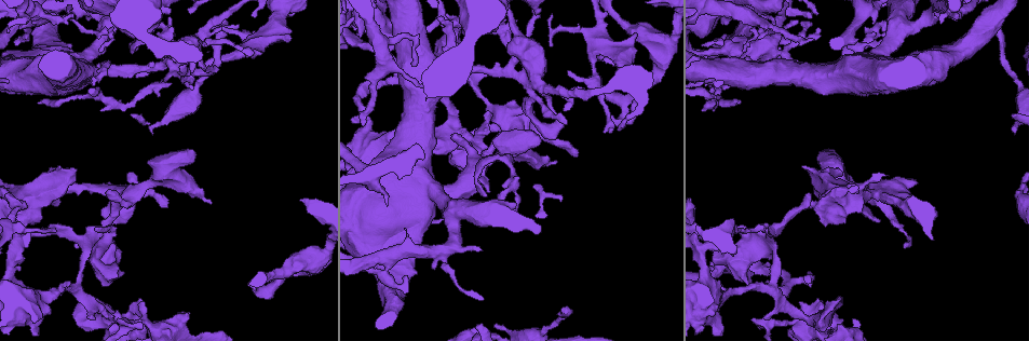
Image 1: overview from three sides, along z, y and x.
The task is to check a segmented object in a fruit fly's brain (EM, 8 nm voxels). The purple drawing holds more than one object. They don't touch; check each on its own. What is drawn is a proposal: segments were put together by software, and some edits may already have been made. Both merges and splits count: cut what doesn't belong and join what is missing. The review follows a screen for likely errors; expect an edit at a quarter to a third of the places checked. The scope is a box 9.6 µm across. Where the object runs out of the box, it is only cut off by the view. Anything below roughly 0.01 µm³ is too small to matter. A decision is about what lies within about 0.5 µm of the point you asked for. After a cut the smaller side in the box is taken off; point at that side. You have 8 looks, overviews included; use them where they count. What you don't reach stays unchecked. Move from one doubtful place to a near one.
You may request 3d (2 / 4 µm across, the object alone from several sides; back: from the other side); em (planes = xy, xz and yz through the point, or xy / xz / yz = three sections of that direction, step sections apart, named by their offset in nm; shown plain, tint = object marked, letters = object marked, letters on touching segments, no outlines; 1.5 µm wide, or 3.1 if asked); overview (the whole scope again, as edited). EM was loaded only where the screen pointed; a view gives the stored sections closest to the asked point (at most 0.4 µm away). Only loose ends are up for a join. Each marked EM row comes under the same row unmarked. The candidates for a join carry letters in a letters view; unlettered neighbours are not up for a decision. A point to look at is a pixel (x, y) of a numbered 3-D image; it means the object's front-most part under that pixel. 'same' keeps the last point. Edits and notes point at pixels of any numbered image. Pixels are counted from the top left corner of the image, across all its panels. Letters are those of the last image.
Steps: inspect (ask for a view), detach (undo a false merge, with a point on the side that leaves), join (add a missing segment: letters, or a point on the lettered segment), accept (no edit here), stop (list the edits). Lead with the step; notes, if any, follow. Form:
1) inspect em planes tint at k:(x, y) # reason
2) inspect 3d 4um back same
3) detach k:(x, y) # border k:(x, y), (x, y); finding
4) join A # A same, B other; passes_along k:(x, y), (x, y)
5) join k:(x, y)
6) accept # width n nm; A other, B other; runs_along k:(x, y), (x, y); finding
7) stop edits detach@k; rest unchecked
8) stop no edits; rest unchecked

inspect 3d 4um at 1:(802, 207)

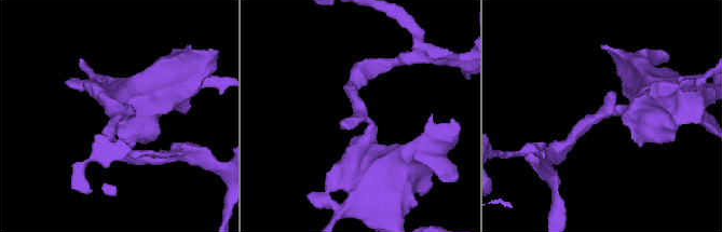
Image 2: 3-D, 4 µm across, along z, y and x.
inspect em xz step 4 letters at 2:(357, 113)

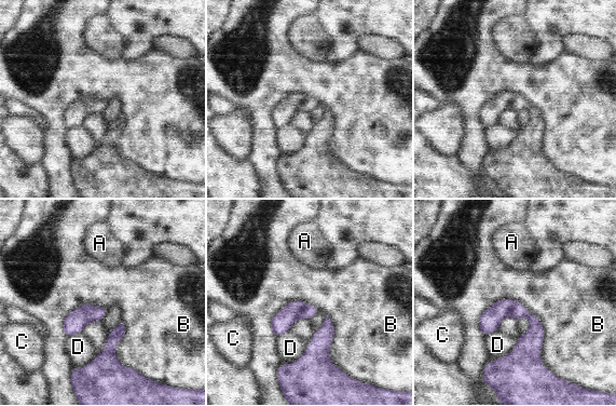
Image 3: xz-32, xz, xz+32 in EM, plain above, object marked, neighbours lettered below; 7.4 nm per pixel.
accept # A other, B other, C other, D other; runs_along 3:(508, 301), (533, 321), (533, 338), (495, 366); one neuron here

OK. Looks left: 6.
inspect em planes letters at 1:(125, 106) # closes a loop

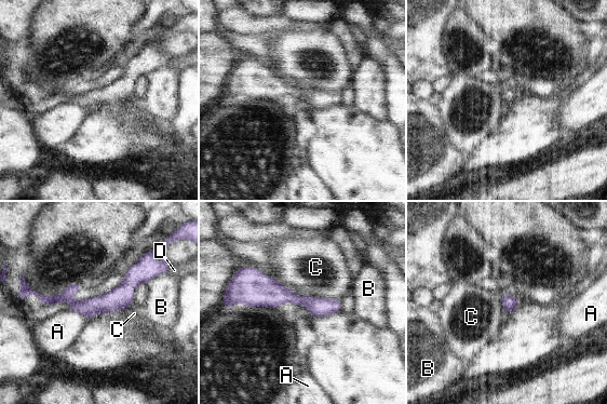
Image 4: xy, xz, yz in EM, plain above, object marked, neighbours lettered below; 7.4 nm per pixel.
accept # A other, B other, C other, D other; border 4:(299, 294), (339, 299); continuous, no second neuron

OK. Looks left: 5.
inspect em planes letters at 1:(359, 44) # four arms meet

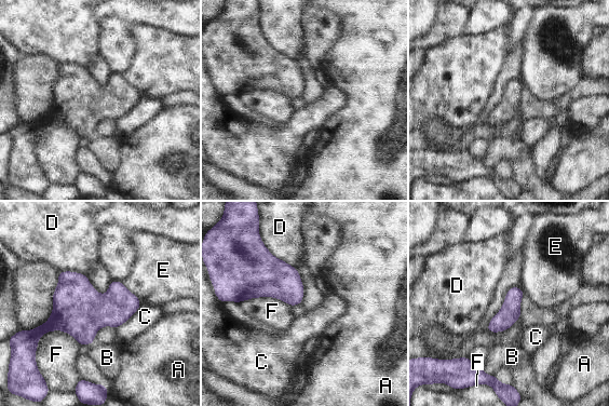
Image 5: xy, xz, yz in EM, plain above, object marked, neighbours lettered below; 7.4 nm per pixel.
accept # longest_contact F 340 nm; A other, B other, C other, D other, E other, F other; continuous, no second neuron

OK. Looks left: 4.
stop no edits; rest unchecked

